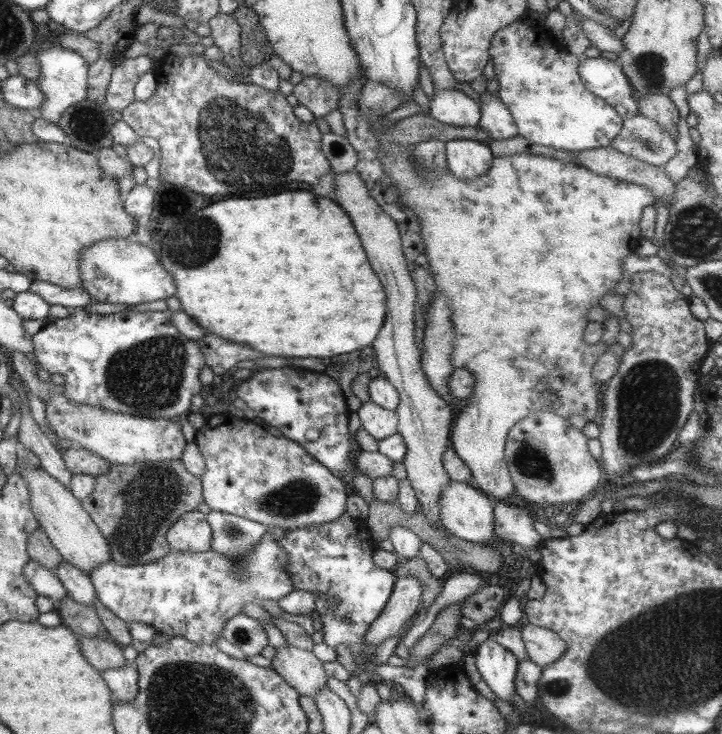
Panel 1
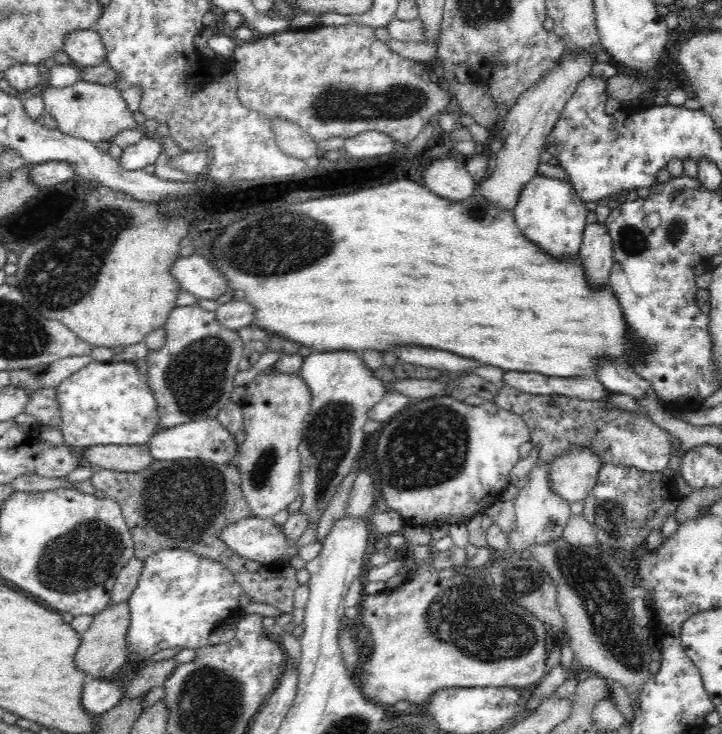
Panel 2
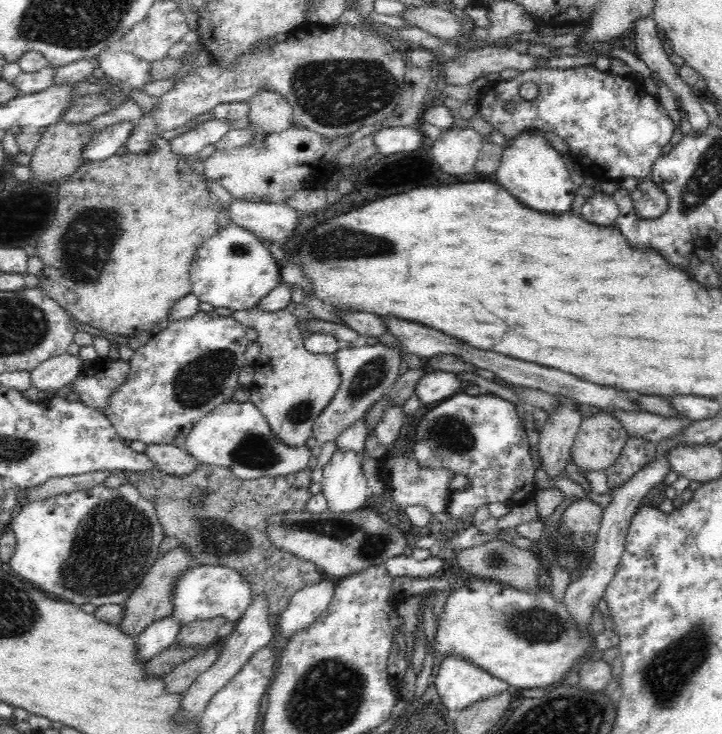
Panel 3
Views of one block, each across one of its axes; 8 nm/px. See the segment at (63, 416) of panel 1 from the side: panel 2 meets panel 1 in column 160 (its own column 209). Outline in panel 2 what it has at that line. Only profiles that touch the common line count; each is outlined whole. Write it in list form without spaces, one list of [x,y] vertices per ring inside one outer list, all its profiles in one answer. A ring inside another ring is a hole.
[[[212,417],[178,424],[174,428],[164,429],[149,440],[148,449],[154,461],[179,461],[182,459],[200,459],[224,464],[238,455],[239,447],[234,437],[222,427],[222,423]]]

